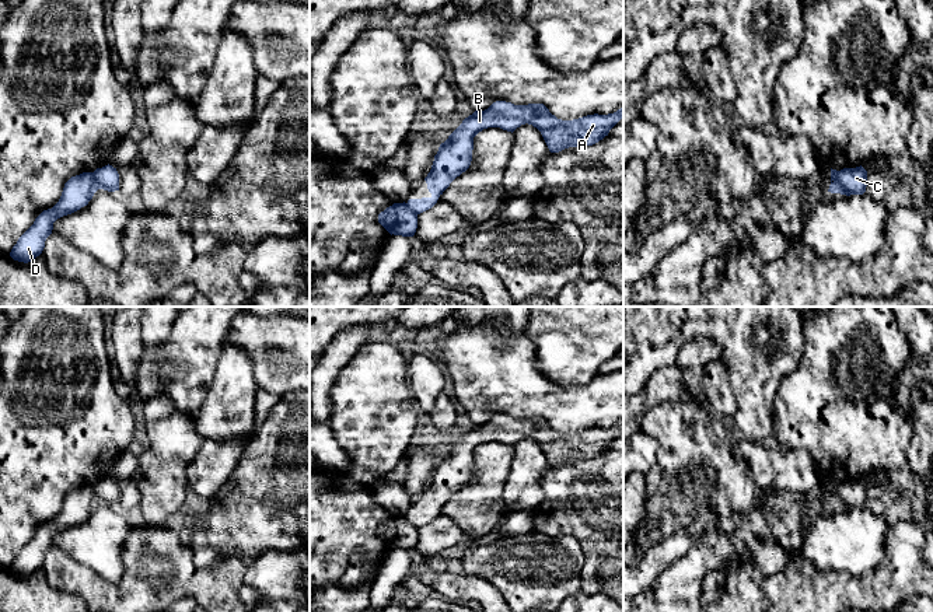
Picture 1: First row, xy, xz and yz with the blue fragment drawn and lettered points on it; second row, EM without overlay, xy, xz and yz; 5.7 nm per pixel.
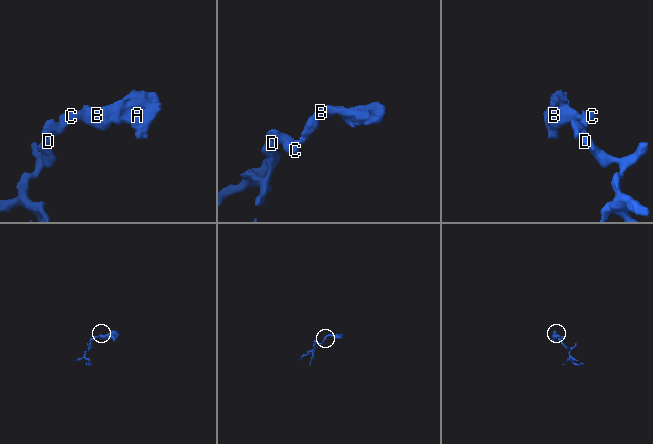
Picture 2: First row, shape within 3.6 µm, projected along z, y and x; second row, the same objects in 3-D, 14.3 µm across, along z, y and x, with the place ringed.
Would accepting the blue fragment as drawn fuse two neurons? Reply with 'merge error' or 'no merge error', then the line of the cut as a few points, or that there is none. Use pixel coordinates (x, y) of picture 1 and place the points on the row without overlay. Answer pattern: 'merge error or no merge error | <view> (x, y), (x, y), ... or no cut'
merge error | xy (93, 486), (98, 502)

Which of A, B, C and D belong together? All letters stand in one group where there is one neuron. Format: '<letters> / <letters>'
A B / C D

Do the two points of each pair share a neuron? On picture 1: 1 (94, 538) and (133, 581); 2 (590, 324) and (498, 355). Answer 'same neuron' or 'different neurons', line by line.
1: different neurons
2: different neurons

